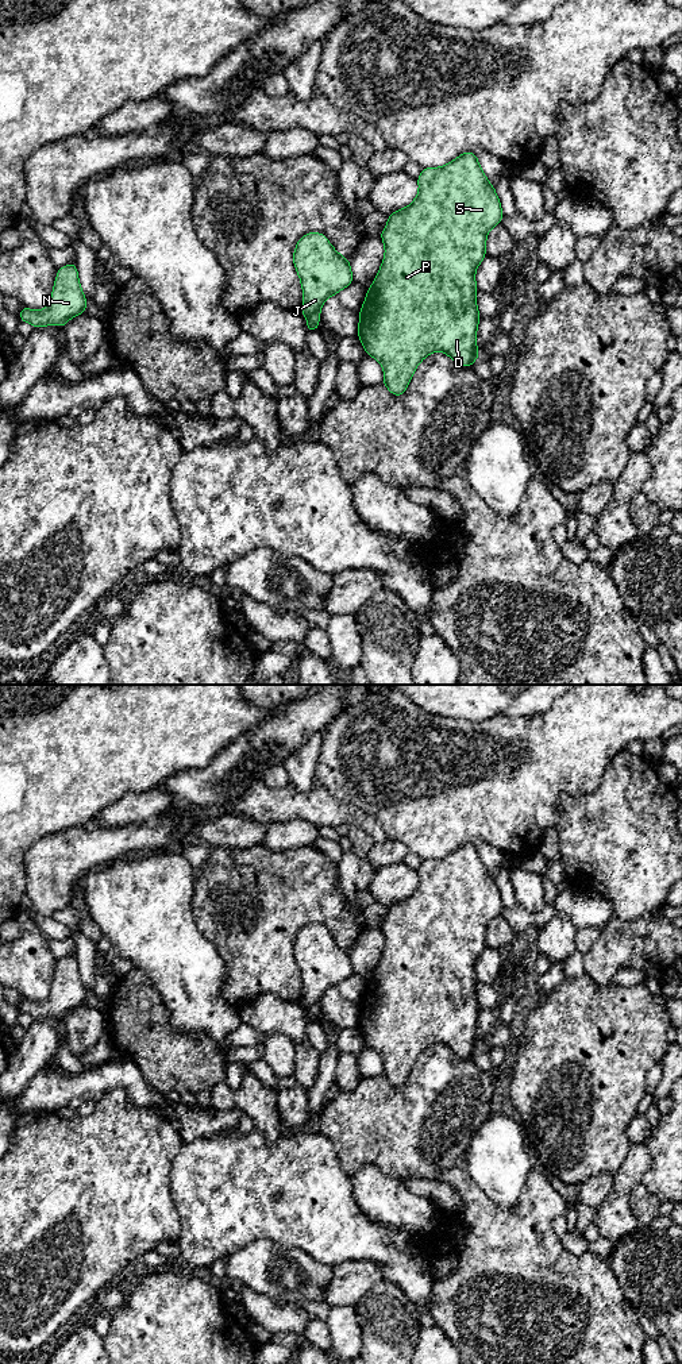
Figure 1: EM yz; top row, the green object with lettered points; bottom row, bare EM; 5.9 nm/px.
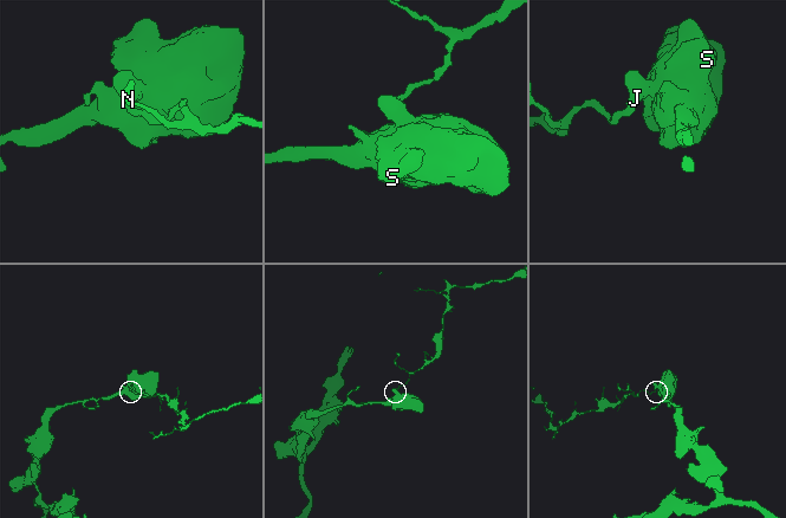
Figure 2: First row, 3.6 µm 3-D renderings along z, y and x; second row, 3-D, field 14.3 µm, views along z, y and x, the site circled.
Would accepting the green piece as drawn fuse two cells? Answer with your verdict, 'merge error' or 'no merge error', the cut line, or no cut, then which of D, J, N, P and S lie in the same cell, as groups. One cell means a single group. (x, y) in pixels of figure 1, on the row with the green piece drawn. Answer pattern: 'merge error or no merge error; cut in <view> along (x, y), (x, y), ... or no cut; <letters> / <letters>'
merge error; cut in yz along (319, 311), (307, 316); D J P S / N

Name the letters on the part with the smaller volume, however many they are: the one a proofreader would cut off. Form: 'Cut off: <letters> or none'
Cut off: N

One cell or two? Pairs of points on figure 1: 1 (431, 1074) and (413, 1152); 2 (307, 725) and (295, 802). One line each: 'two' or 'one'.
1: one
2: two

